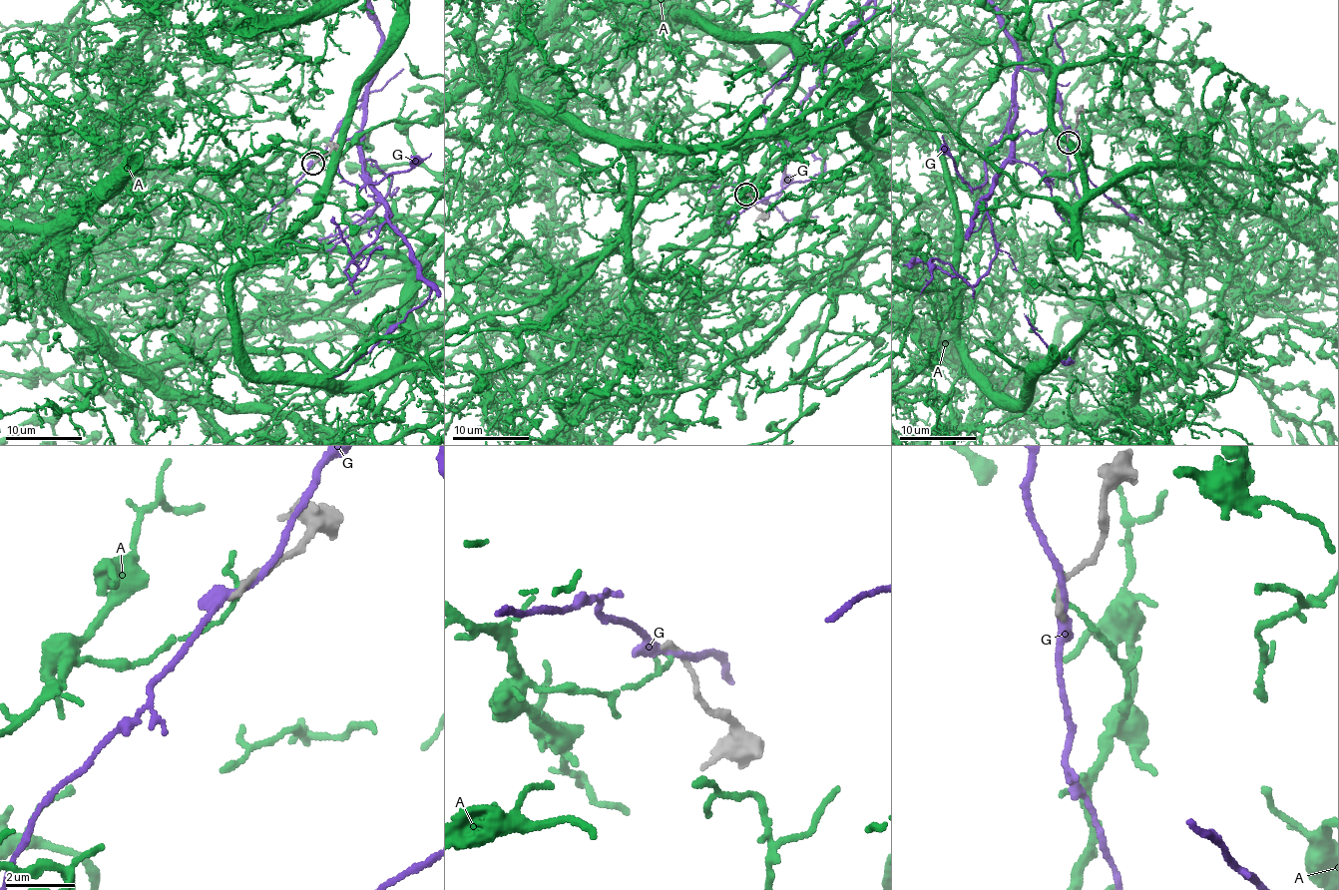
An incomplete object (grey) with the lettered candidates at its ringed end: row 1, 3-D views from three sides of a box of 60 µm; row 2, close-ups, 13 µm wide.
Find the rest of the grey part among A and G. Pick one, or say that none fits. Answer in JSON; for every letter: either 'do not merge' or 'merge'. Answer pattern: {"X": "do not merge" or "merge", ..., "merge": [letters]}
{"A": "do not merge", "G": "do not merge", "merge": []}

